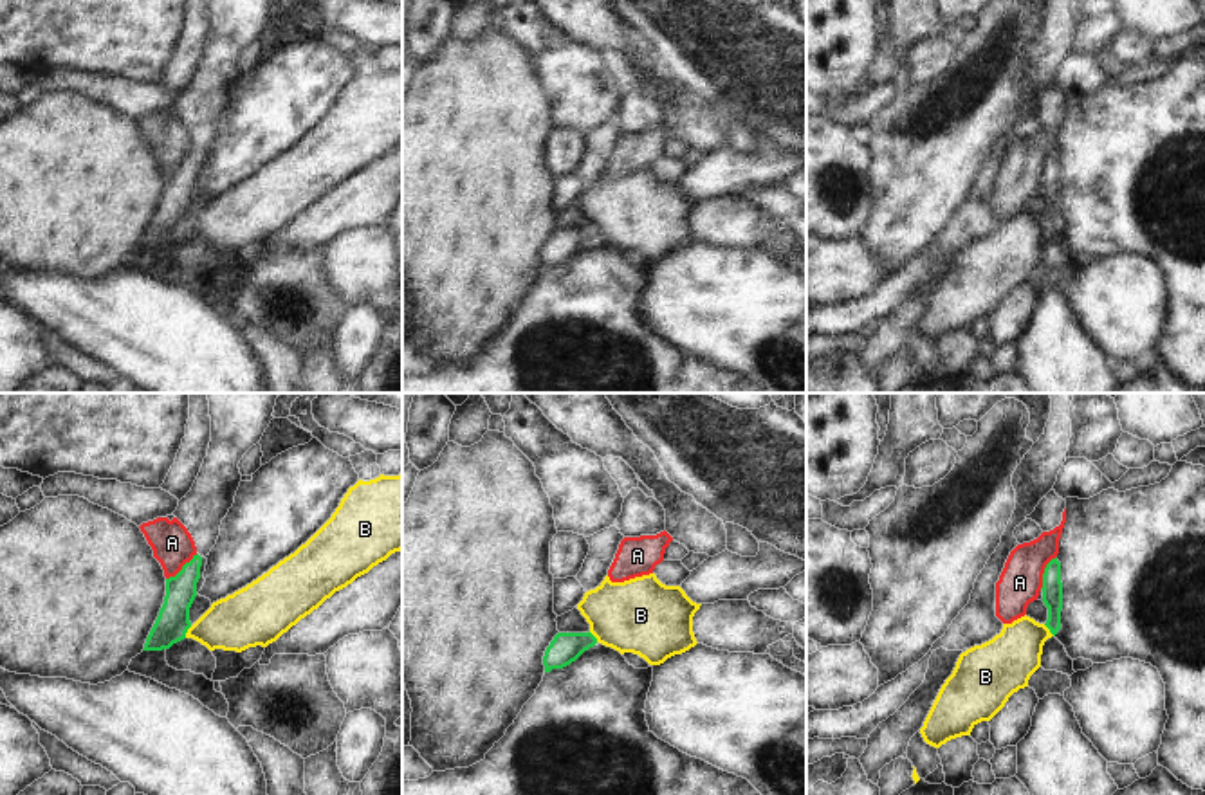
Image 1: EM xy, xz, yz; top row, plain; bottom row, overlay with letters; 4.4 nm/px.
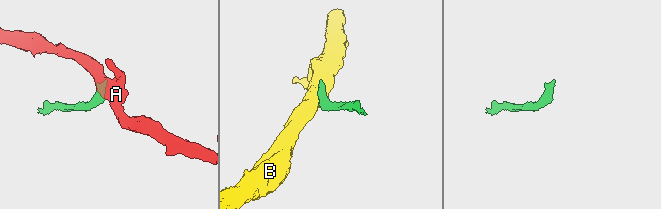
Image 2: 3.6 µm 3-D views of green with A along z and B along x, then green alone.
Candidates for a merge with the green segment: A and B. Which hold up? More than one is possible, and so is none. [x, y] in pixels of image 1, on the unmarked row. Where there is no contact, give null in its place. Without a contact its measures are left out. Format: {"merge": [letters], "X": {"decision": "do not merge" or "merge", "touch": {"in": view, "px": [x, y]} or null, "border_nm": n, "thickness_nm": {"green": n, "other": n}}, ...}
{"merge": [], "A": {"decision": "do not merge", "touch": {"in": "xy", "px": [183, 164]}, "border_nm": 180, "thickness_nm": {"green": 140, "other": 180}}, "B": {"decision": "do not merge", "touch": {"in": "xy", "px": [186, 228]}, "border_nm": 70, "thickness_nm": {"green": 150, "other": 260}}}

